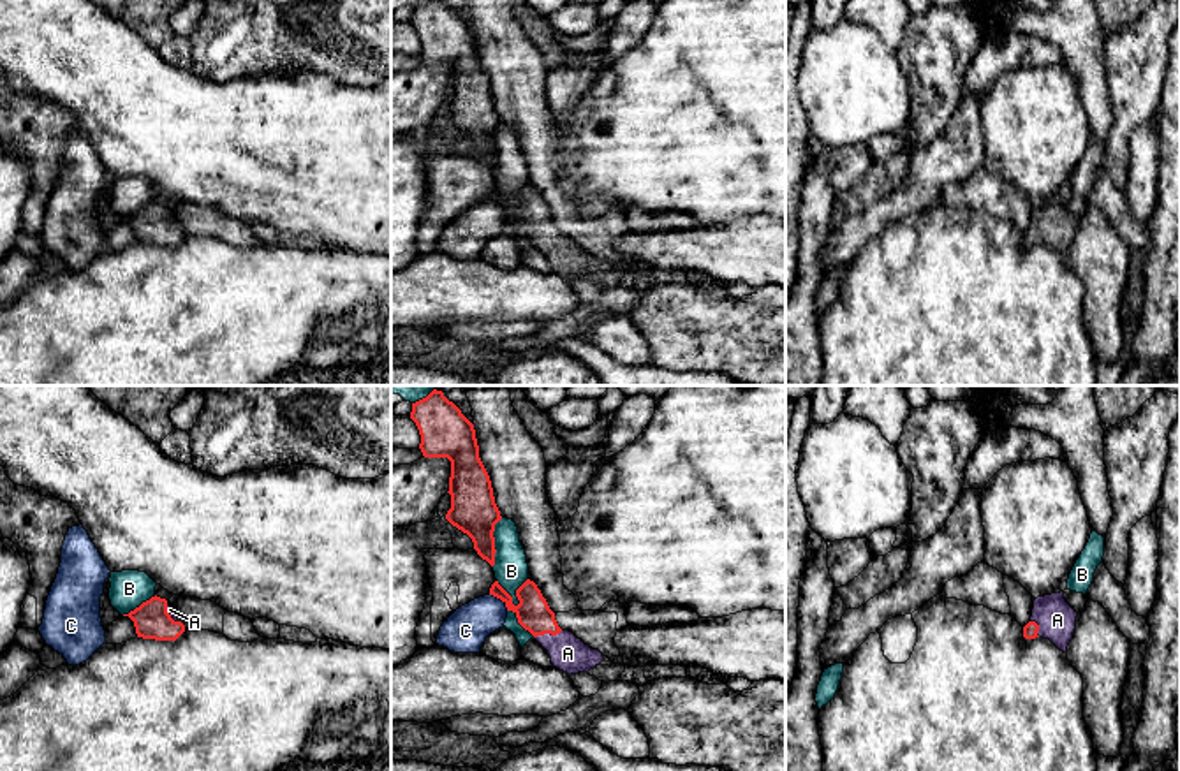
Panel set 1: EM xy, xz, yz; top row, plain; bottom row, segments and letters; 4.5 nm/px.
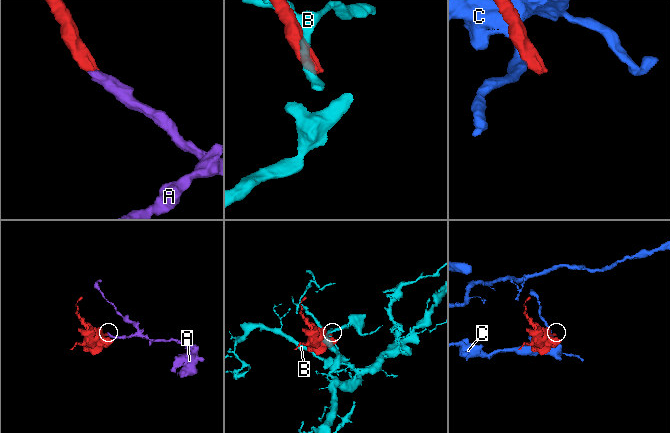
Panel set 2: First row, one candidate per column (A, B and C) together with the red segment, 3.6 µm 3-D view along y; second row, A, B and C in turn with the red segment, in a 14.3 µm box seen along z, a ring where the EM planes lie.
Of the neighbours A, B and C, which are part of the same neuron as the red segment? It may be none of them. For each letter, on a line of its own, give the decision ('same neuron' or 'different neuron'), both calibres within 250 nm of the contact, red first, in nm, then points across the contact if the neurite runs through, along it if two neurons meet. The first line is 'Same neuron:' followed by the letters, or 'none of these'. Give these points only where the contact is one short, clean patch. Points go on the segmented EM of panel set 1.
Same neuron: A
A: same neuron; calibres 160 and 160 nm; way xz (534, 615), (548, 632), (567, 653)
B: different neuron; calibres 160 and 160 nm
C: different neuron; calibres 160 and 200 nm

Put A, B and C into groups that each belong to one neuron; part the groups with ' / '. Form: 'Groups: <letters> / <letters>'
Groups: A / B / C

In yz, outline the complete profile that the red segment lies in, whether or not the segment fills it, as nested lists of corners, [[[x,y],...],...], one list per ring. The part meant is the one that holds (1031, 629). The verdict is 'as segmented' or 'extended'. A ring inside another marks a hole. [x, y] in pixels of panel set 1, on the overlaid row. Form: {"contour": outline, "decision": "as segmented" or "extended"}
{"contour": [[[1064,591],[1037,597],[1030,621],[1023,627],[1025,639],[1050,639],[1060,651],[1067,646],[1076,628],[1078,613],[1066,602]]], "decision": "extended"}

